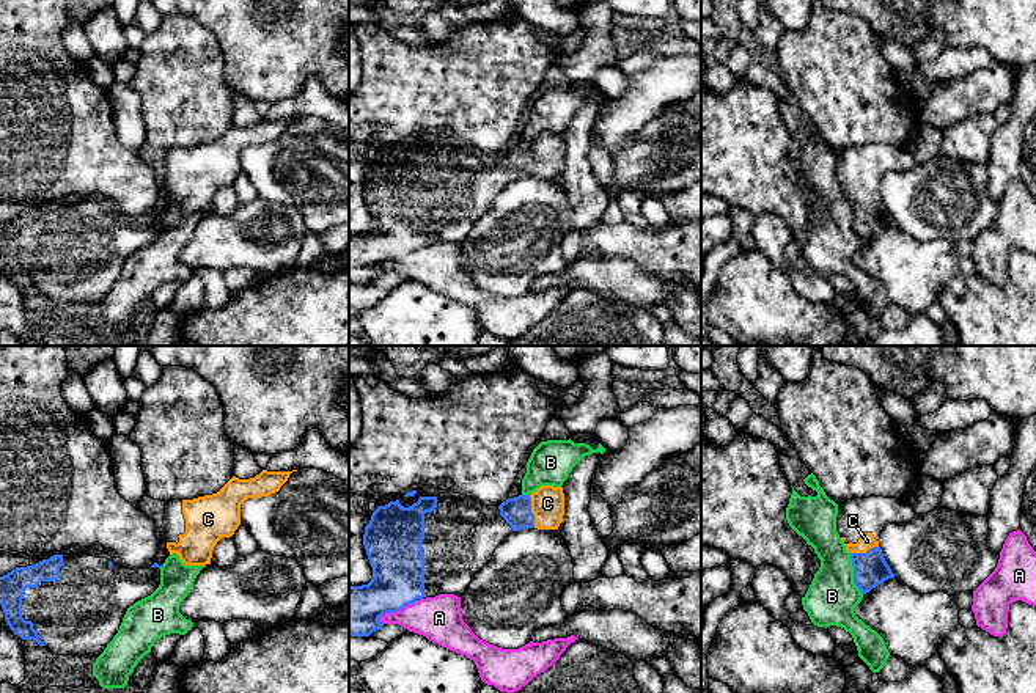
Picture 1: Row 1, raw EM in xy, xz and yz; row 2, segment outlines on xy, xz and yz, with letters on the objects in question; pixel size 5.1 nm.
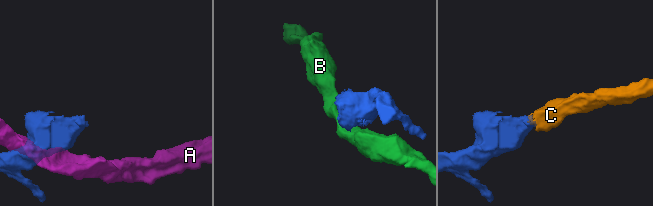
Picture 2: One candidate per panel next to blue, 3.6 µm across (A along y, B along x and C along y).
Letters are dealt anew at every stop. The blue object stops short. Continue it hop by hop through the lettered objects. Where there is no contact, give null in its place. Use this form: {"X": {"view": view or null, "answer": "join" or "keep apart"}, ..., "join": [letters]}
{"A": {"view": "xz", "answer": "keep apart"}, "B": {"view": "yz", "answer": "keep apart"}, "C": {"view": "xz", "answer": "join"}, "join": ["C"]}

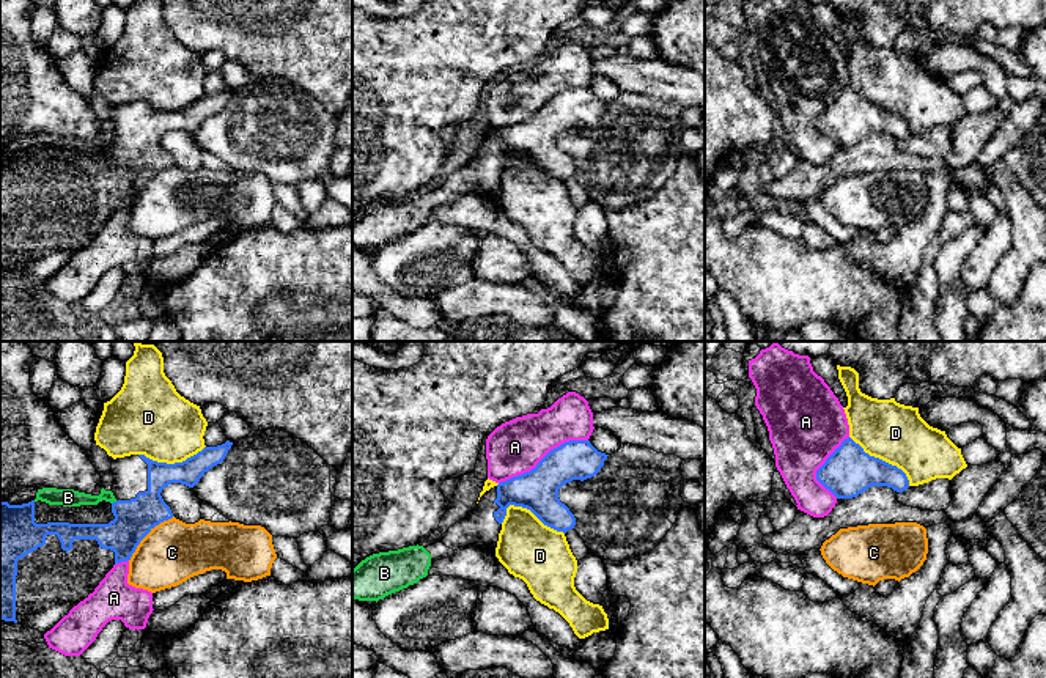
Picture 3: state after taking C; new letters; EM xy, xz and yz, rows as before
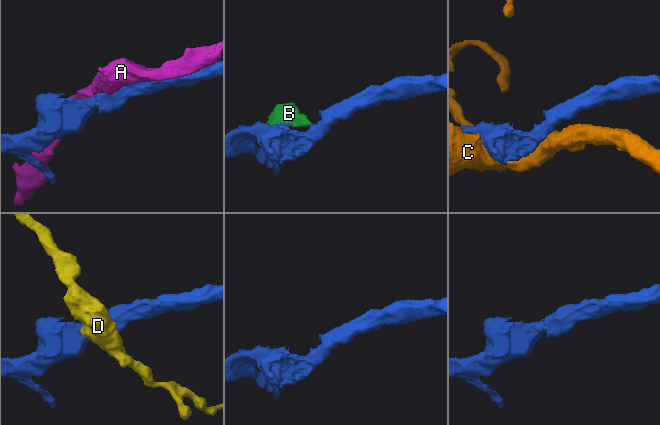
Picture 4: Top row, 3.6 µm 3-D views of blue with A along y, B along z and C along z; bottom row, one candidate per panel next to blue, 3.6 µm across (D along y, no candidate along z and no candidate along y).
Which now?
{"A": {"view": "xz", "answer": "keep apart"}, "B": {"view": "xy", "answer": "join"}, "C": {"view": "xy", "answer": "keep apart"}, "D": {"view": "xz", "answer": "keep apart"}, "join": ["B"]}

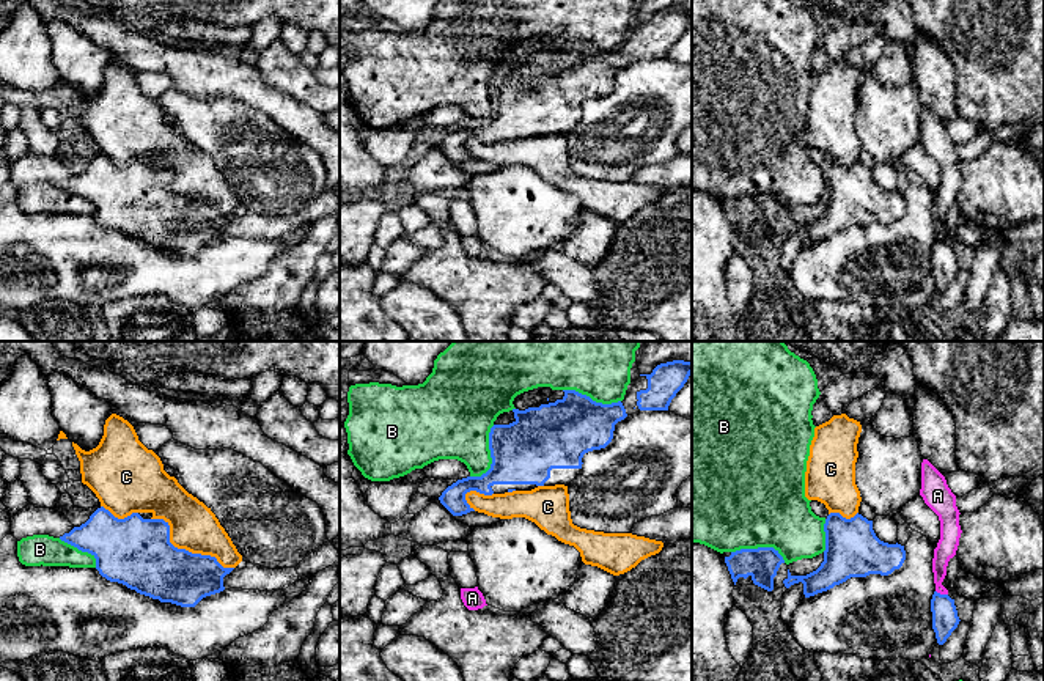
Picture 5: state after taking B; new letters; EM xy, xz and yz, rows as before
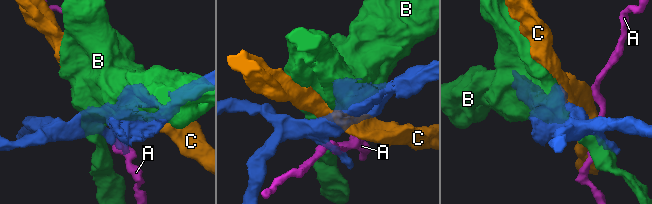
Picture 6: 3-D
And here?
{"A": {"view": "yz", "answer": "keep apart"}, "B": {"view": "xz", "answer": "keep apart"}, "C": {"view": "xy", "answer": "keep apart"}, "join": []}

